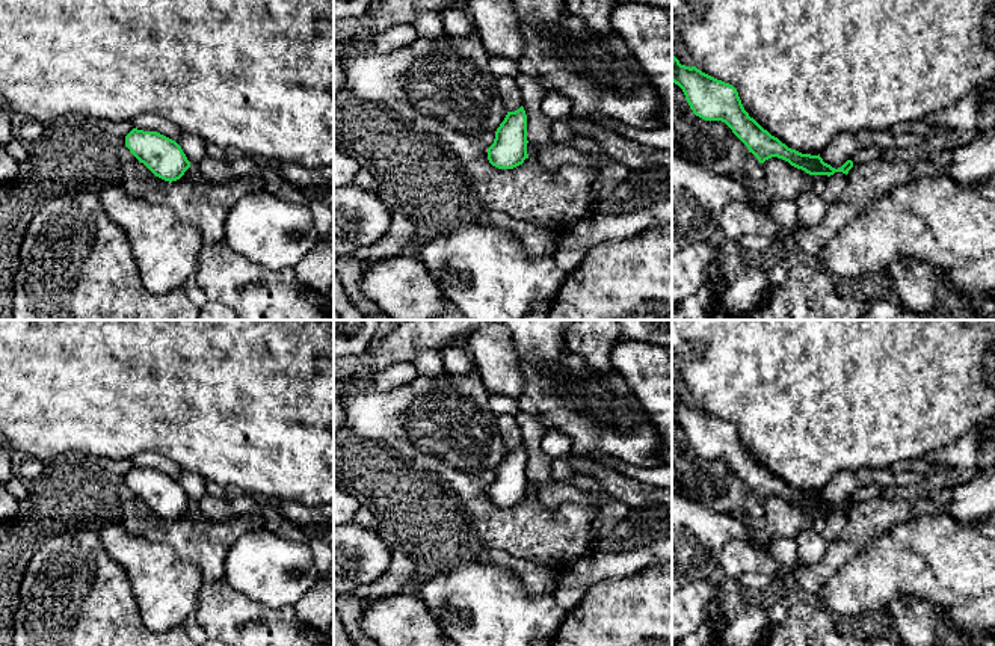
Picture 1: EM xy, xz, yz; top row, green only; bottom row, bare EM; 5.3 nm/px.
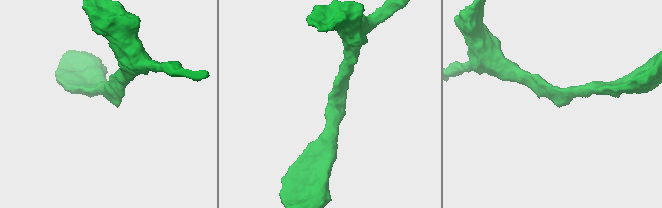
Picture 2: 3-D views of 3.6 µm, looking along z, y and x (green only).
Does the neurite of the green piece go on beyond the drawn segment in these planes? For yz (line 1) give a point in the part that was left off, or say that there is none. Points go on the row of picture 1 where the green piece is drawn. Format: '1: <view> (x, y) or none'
1: none

